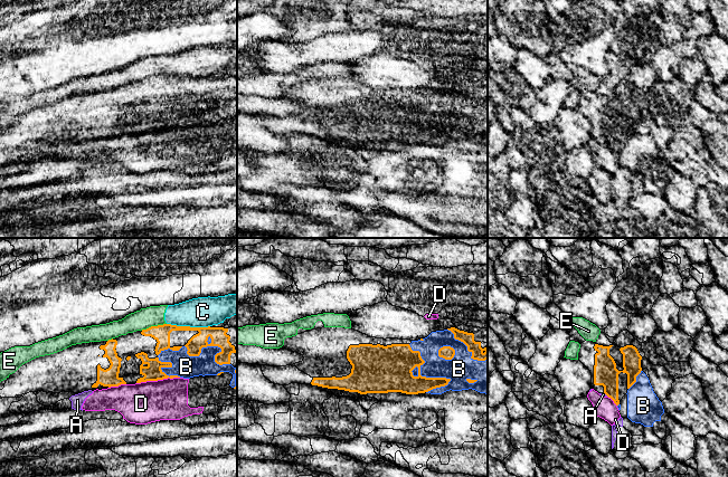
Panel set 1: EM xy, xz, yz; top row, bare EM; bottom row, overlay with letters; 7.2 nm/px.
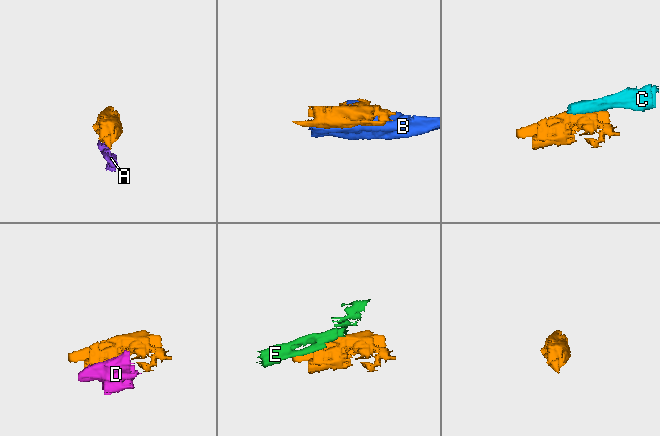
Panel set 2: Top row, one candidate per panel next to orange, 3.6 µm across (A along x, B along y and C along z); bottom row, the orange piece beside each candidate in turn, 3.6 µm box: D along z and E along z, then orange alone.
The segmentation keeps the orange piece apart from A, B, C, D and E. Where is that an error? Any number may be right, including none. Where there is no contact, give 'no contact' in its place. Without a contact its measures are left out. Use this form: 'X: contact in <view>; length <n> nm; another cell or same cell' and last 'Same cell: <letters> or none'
A: contact in yz; length 40 nm; another cell
B: contact in xz; length 400 nm; another cell
C: contact in xy; length 320 nm; another cell
D: contact in xy; length 320 nm; another cell
E: contact in xy; length 190 nm; another cell
Same cell: none

